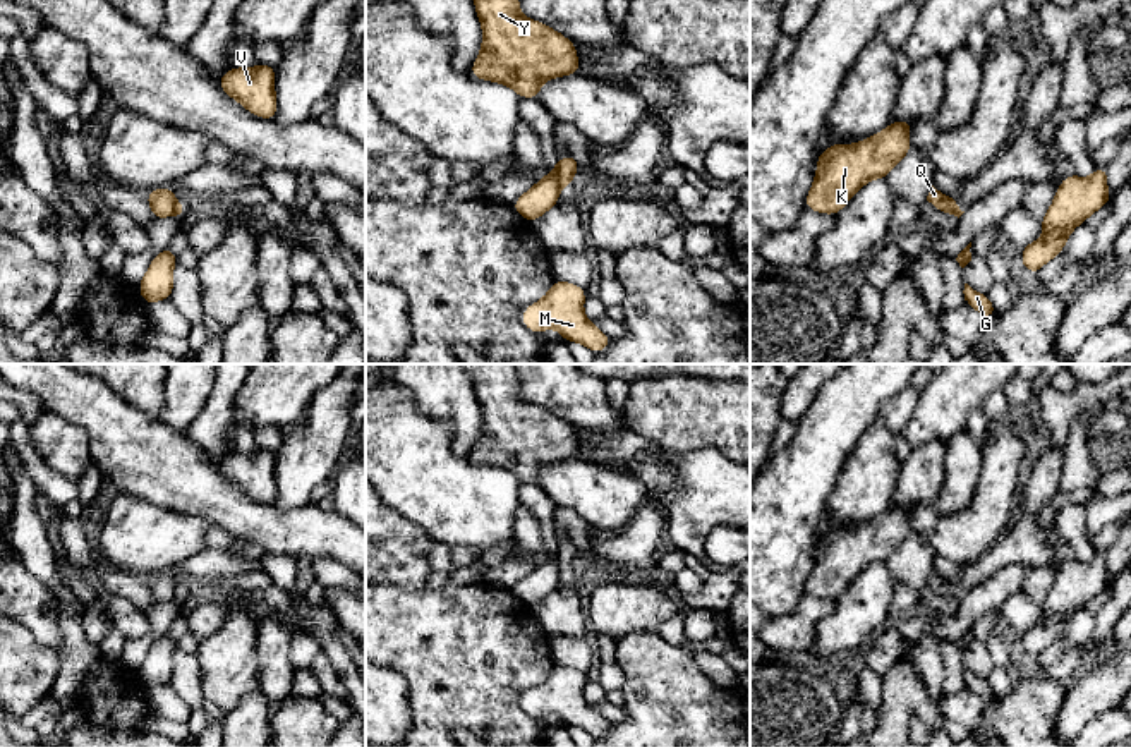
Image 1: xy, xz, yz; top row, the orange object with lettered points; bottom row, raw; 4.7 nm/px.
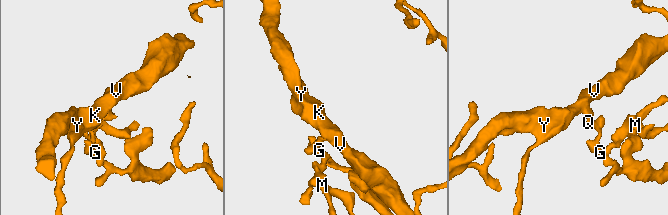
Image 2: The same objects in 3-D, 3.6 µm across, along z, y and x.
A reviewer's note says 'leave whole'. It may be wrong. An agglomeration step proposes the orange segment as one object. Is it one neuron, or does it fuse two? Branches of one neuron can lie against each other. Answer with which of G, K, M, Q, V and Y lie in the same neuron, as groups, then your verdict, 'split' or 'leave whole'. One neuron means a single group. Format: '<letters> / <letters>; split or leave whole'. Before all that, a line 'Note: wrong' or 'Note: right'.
Note: wrong
G M / K Q V Y; split

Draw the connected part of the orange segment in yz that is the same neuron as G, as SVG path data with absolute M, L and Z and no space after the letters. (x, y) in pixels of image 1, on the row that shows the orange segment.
M965 283L963 294L966 304L978 311L982 318L992 318L997 313L987 294L973 290L968 283Z

